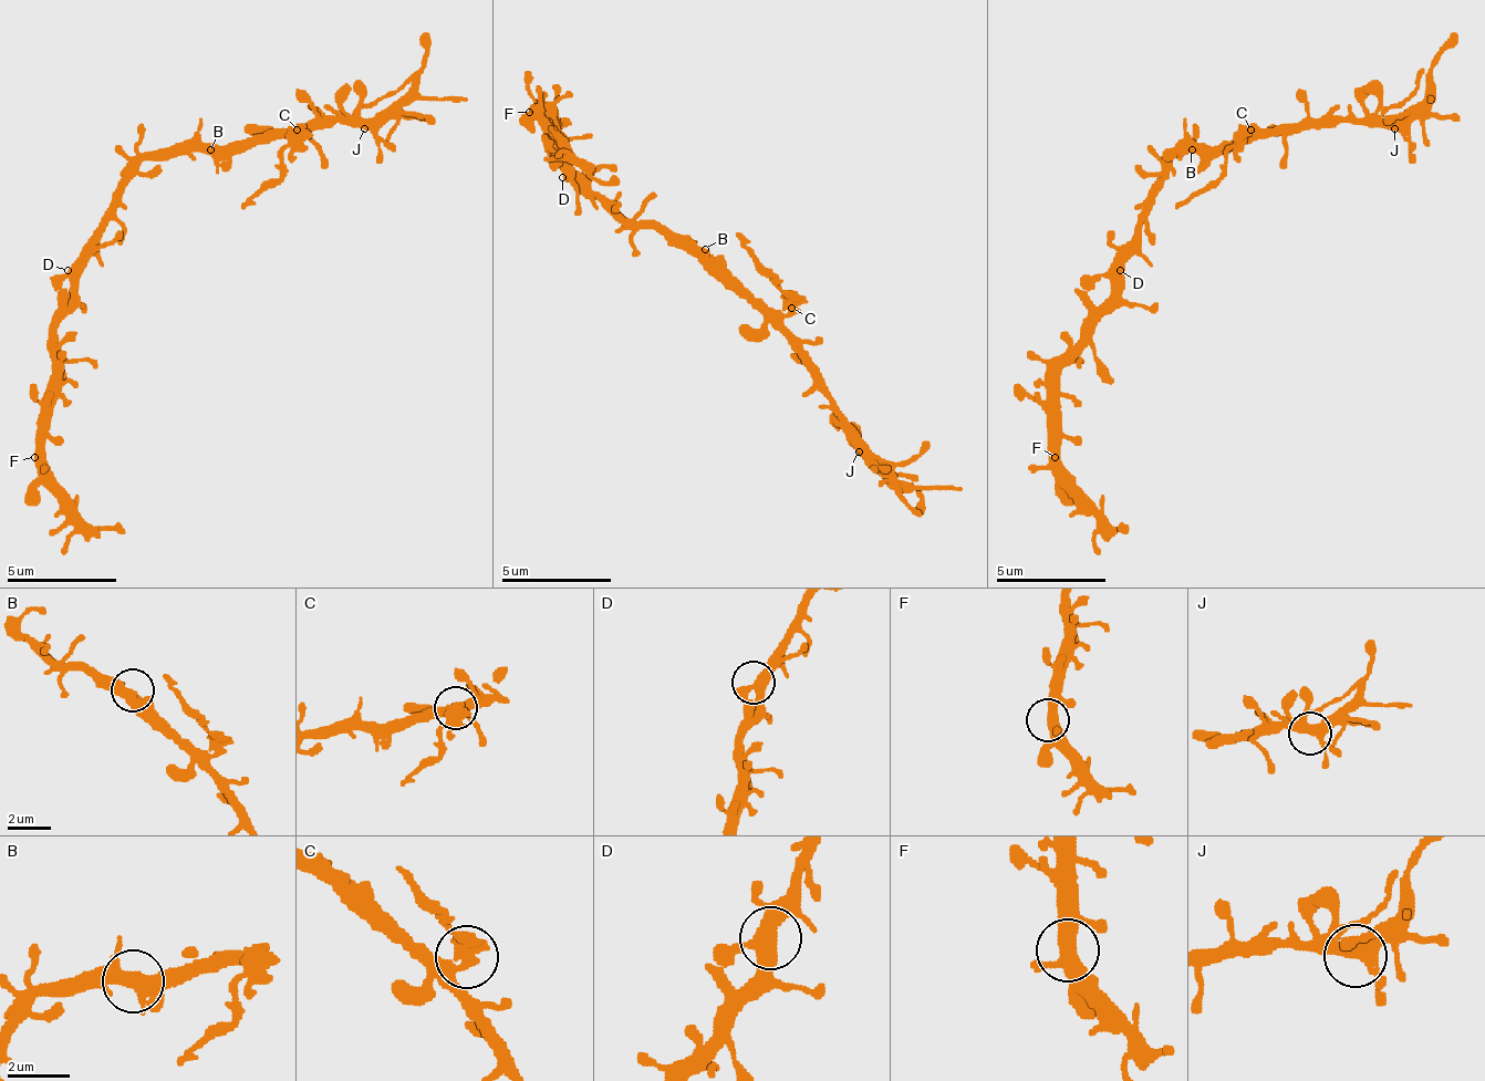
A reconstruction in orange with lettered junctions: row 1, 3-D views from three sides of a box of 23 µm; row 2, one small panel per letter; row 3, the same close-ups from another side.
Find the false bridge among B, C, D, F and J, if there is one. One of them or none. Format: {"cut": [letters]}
{"cut": ["C"]}

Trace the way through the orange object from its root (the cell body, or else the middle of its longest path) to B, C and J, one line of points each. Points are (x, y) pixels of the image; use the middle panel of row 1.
B: (627, 221), (639, 227), (661, 227), (705, 249)
C: (627, 221), (639, 227), (661, 227), (677, 238), (688, 238), (727, 270), (733, 270), (770, 309), (792, 309)
J: (627, 221), (639, 227), (661, 227), (683, 238), (792, 347), (859, 451)

